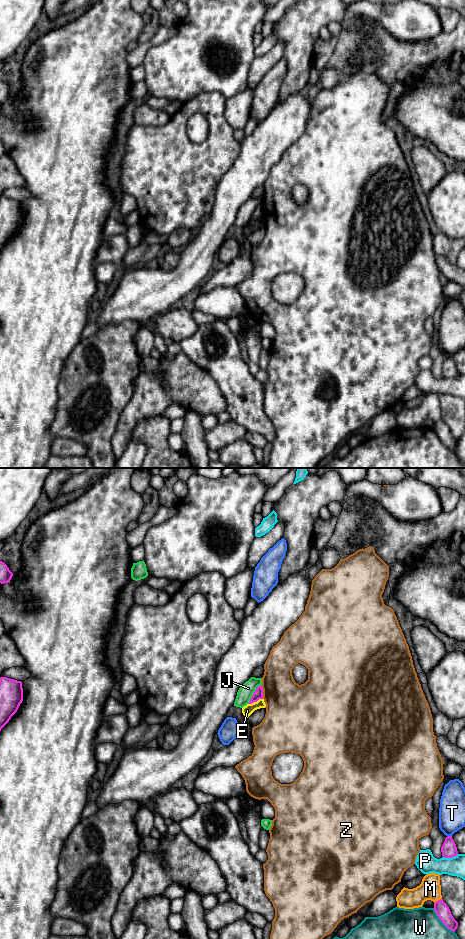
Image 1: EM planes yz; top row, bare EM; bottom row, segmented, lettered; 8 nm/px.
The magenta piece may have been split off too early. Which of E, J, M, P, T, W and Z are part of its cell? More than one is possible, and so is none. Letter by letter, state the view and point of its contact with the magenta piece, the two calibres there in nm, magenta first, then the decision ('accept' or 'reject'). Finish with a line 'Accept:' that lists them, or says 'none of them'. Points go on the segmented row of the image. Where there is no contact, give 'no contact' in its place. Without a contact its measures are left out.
E: meets magenta in yz at (255, 701); 80 nm thick on the magenta side, 90 nm on the other; reject
J: meets magenta in yz at (253, 693); 80 nm thick on the magenta side, 120 nm on the other; reject
M: meets magenta in yz at (438, 900); 110 nm thick on the magenta side, 180 nm on the other; reject
P: meets magenta in yz at (450, 857); 120 nm thick on the magenta side, 160 nm on the other; reject
T: meets magenta in yz at (449, 836); 120 nm thick on the magenta side, 200 nm on the other; reject
W: meets magenta in yz at (441, 920); 110 nm thick on the magenta side, 260 nm on the other; reject
Z: meets magenta in yz at (262, 692); 80 nm thick on the magenta side, 380 nm on the other; reject
Accept: none of them

